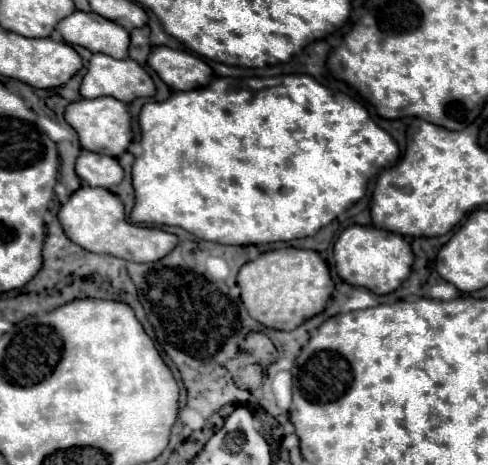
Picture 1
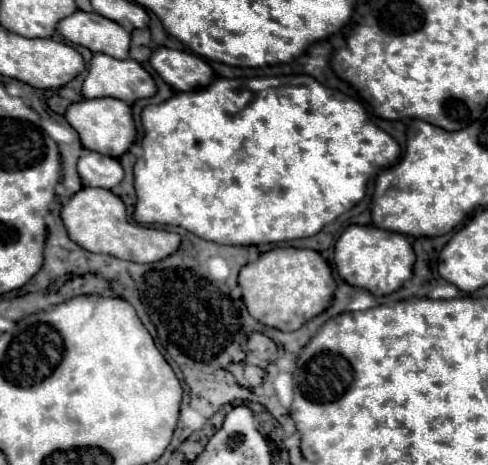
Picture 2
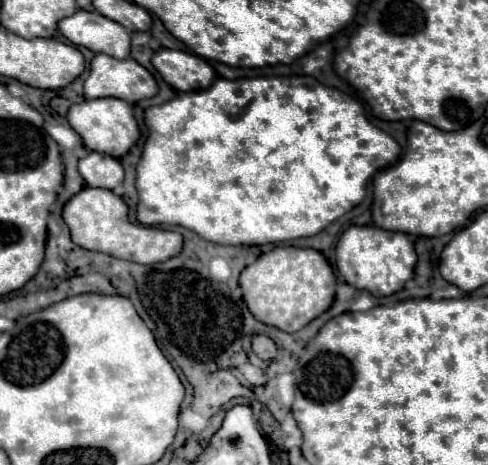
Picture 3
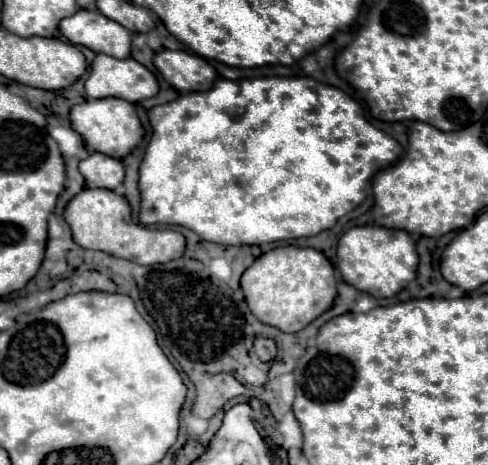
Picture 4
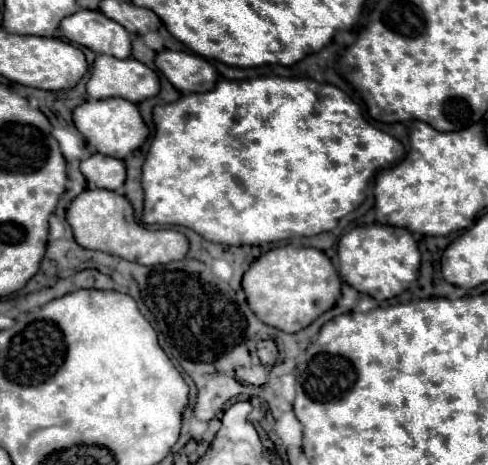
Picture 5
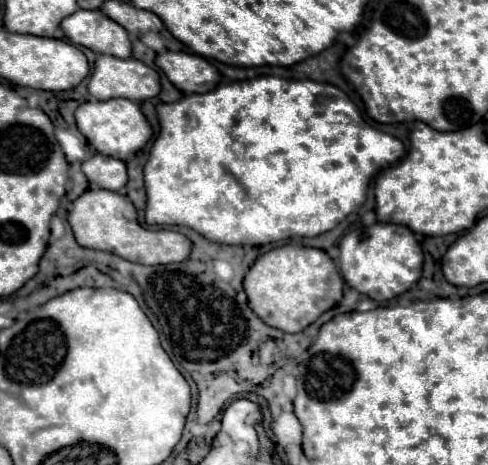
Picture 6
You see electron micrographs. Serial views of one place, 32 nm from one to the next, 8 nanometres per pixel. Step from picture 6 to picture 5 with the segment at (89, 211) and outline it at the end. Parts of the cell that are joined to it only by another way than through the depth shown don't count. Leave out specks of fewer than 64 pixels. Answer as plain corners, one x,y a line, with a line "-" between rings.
84,190
78,198
72,200
66,212
66,220
72,226
74,238
82,248
102,250
144,266
184,260
190,248
188,238
176,230
146,230
140,226
134,218
134,208
128,198
112,190

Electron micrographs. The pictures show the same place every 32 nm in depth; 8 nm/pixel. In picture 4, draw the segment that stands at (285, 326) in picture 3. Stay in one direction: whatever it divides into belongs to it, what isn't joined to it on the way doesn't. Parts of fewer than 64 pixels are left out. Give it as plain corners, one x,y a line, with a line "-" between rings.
280,246
262,254
242,274
240,284
252,314
282,332
300,332
330,310
338,296
338,280
330,260
320,250
298,246

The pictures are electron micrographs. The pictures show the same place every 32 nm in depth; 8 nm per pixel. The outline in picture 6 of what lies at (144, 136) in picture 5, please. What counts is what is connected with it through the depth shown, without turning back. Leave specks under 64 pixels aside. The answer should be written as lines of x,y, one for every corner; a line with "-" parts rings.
112,98
104,102
98,102
98,100
84,102
76,110
76,126
86,136
88,144
96,148
96,152
106,156
116,156
118,160
126,160
130,154
140,152
154,134
140,106
124,98

